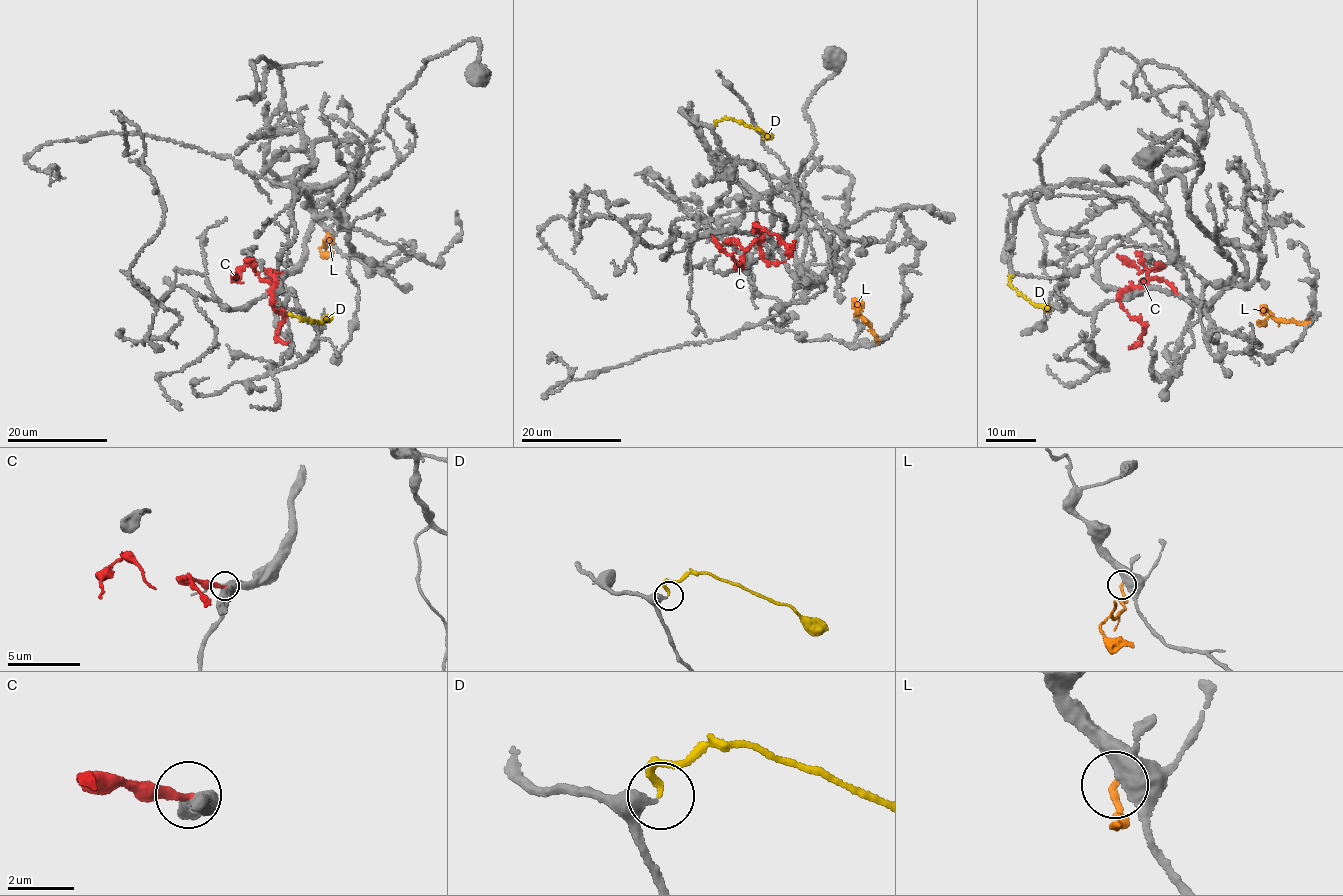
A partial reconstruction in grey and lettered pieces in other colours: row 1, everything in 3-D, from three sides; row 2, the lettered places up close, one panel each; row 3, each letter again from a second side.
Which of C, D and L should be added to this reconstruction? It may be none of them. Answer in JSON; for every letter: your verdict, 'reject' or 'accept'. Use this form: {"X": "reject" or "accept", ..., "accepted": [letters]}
{"C": "reject", "D": "accept", "L": "reject", "accepted": ["D"]}

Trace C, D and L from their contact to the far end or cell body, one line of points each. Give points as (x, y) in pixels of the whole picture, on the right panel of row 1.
C: (1177, 294), (1163, 280), (1153, 278), (1122, 291), (1120, 305), (1145, 328), (1140, 341), (1129, 348)
D: (1014, 276), (1009, 278), (1011, 285), (1033, 304), (1049, 309)
L: (1309, 321), (1301, 324), (1275, 318), (1257, 322)

